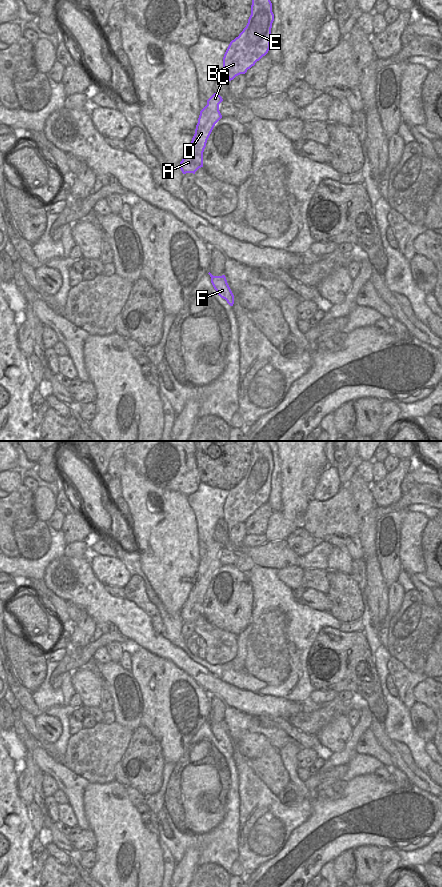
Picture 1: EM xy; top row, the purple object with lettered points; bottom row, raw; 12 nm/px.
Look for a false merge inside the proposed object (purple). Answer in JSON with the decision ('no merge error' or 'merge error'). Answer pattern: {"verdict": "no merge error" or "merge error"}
{"verdict": "merge error"}

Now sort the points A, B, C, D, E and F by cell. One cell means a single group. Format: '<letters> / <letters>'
A / B C D E F

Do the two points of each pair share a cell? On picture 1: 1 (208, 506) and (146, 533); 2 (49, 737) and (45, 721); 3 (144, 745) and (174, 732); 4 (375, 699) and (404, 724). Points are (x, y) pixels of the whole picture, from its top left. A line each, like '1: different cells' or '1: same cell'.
1: different cells
2: same cell
3: different cells
4: different cells

